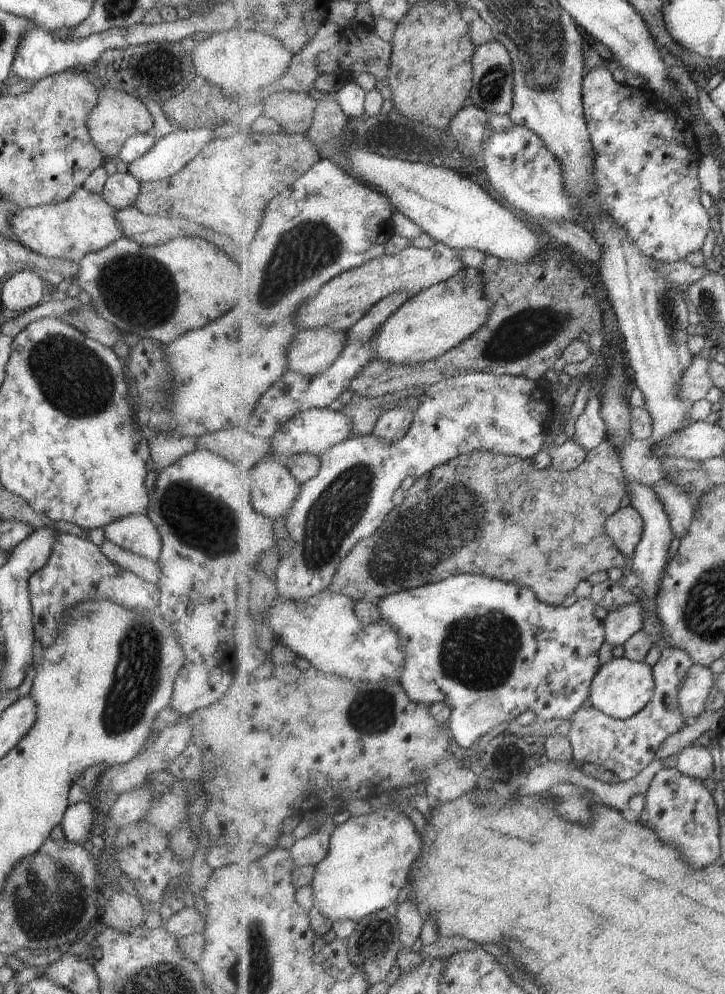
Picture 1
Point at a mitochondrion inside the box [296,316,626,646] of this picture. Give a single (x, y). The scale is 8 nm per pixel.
(403, 552)

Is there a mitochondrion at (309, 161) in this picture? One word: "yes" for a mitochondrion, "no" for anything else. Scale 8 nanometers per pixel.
no

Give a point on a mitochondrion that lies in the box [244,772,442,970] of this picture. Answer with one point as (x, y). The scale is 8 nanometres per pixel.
(374, 938)

